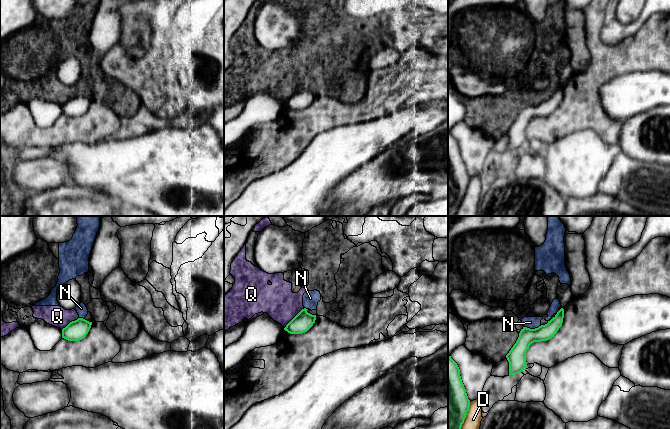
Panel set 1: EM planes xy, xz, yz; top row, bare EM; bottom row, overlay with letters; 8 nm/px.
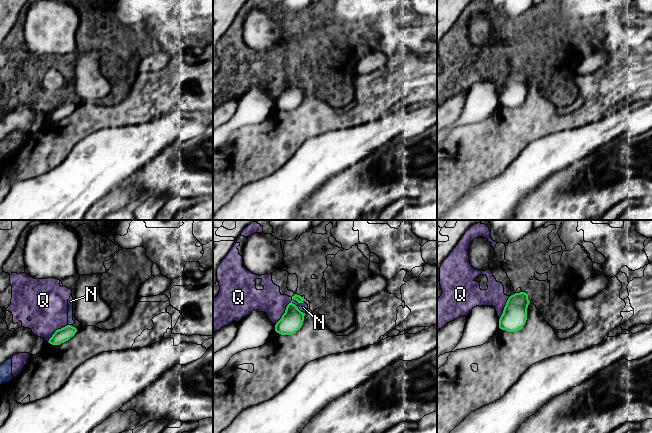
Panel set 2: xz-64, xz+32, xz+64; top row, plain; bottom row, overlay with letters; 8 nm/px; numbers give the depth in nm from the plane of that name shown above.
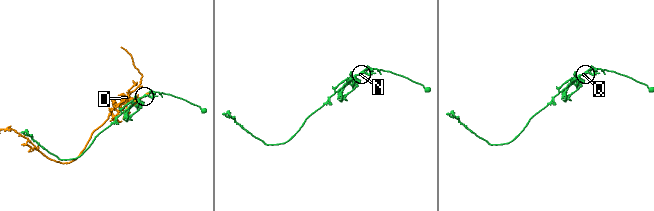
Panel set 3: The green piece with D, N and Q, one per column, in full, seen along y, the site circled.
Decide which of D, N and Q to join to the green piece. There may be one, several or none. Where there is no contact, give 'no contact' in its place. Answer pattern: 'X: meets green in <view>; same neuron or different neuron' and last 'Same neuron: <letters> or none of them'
D: meets green in yz; different neuron
N: meets green in yz; different neuron
Q: meets green in xz; different neuron
Same neuron: none of them

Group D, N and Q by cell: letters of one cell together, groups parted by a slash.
D / N Q

